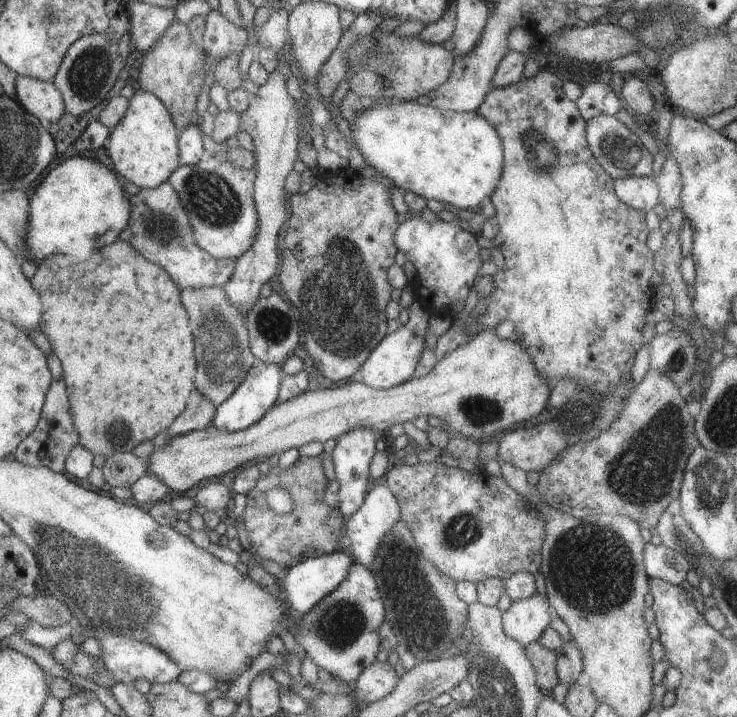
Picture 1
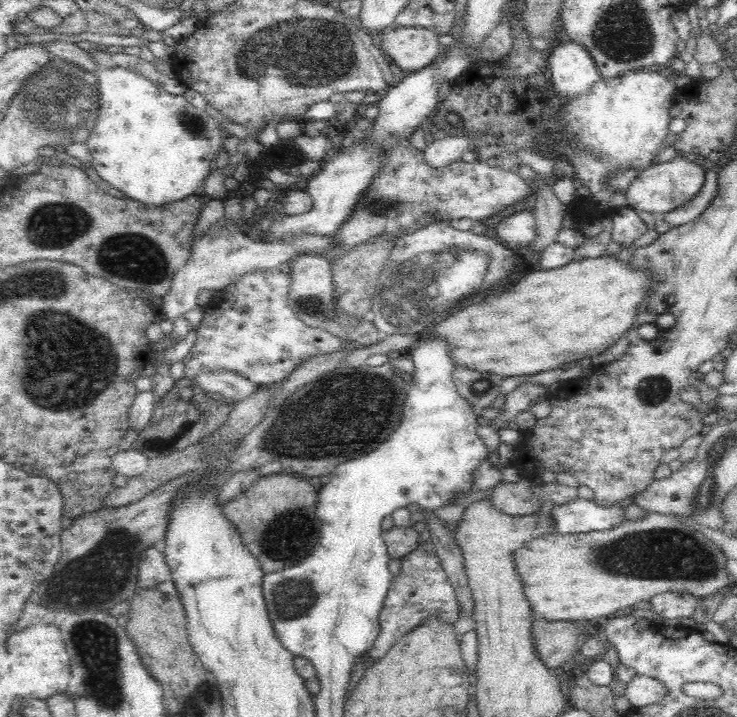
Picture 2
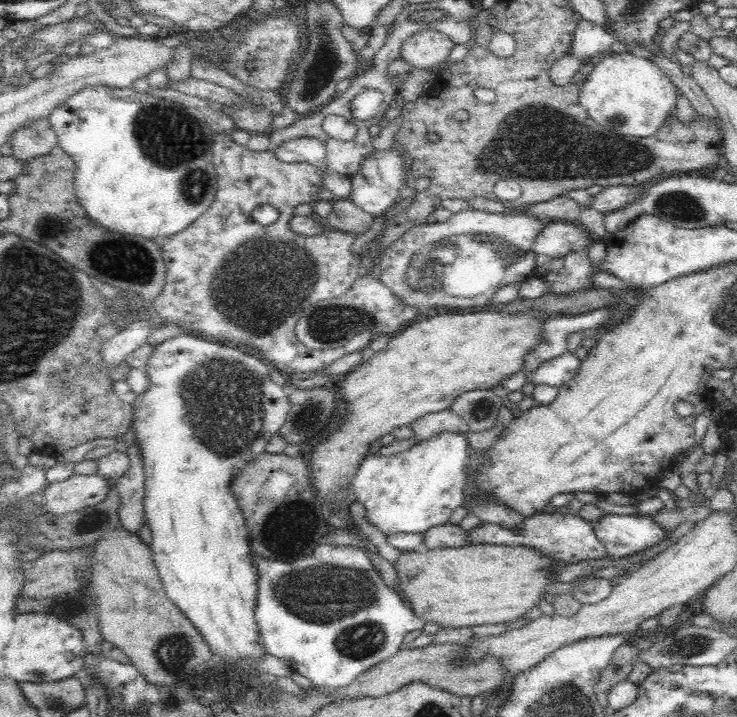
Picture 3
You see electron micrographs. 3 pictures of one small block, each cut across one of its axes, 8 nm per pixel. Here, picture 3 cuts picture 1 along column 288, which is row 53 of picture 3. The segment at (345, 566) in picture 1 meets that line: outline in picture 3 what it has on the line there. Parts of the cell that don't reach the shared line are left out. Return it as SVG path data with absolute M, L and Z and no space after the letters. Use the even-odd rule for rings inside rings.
M579 18L569 54L573 54L581 63L590 57L599 58L617 49L613 33L602 25Z

